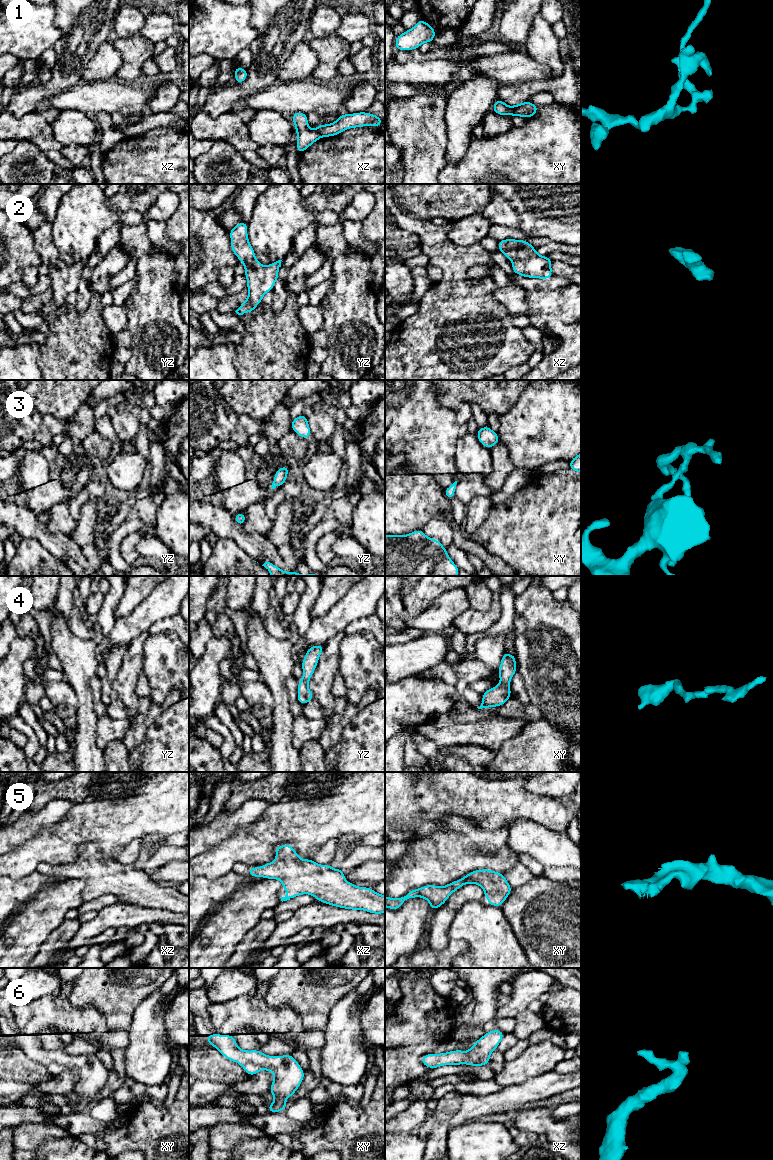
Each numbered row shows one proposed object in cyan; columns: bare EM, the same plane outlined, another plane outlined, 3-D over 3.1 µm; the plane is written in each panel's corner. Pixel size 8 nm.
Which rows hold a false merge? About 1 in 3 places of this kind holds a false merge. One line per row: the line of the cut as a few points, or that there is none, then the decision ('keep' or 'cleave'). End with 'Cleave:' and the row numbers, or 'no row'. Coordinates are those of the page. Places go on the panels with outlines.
1: cut xy (515, 105), (512, 115); cleave
2: cut none; keep
3: cut none; keep
4: cut none; keep
5: cut none; keep
6: cut none; keep
Cleave: 1

